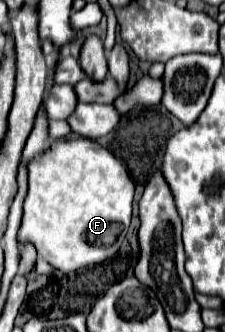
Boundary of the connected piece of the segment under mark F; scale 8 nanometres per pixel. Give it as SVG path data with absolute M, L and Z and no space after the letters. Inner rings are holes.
M85 137L57 141L27 163L27 195L23 201L23 219L17 241L31 243L37 249L38 259L55 267L53 273L75 273L87 265L103 263L119 251L121 241L125 239L131 223L133 193L135 185L127 169L105 147Z

